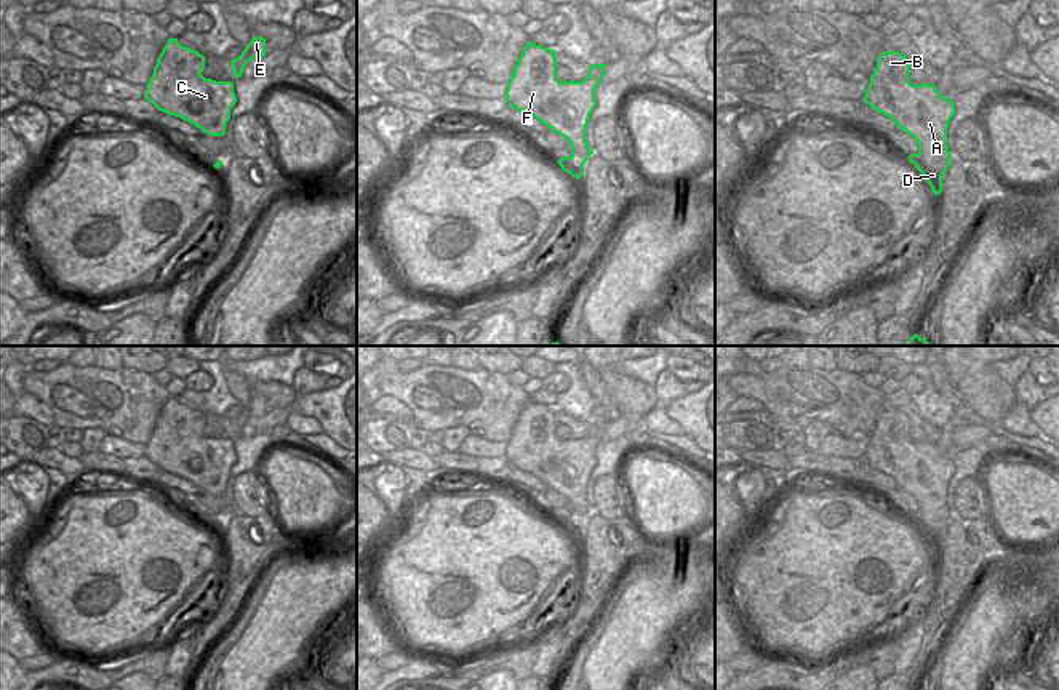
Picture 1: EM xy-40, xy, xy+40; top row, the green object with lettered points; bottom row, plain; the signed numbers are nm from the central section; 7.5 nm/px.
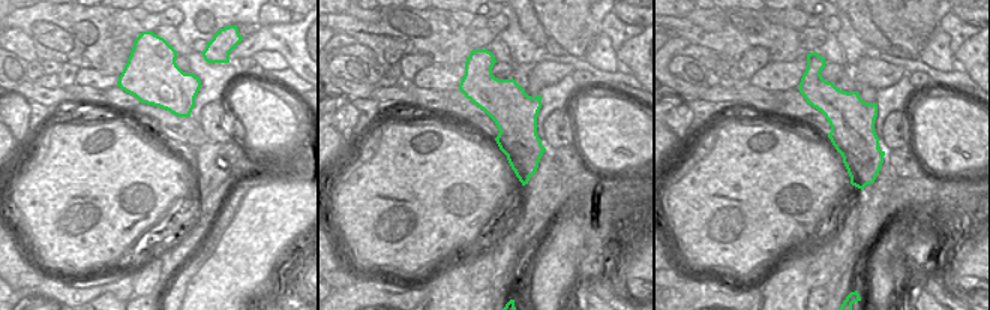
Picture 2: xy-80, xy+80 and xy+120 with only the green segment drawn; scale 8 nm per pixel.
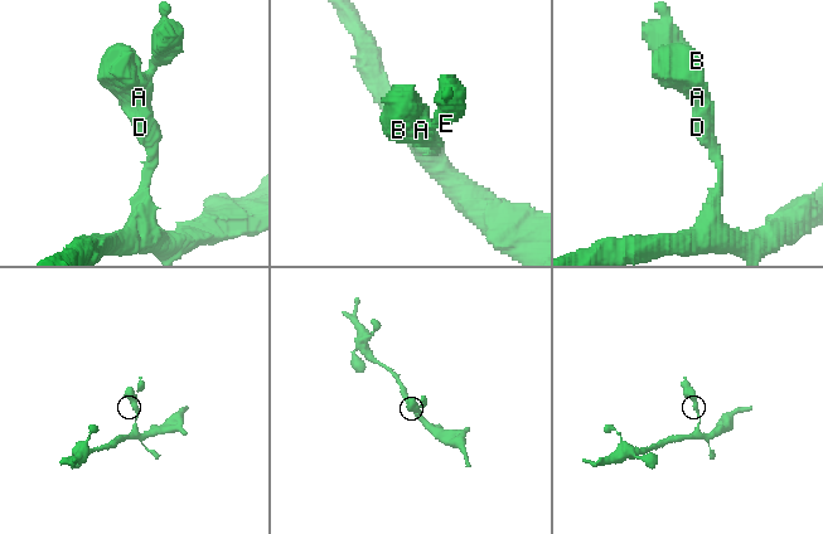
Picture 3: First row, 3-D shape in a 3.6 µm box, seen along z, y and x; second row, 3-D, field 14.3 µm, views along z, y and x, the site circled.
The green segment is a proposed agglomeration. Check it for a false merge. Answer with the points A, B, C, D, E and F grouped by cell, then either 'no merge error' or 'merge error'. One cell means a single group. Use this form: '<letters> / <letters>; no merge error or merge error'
A B C D E F; no merge error

